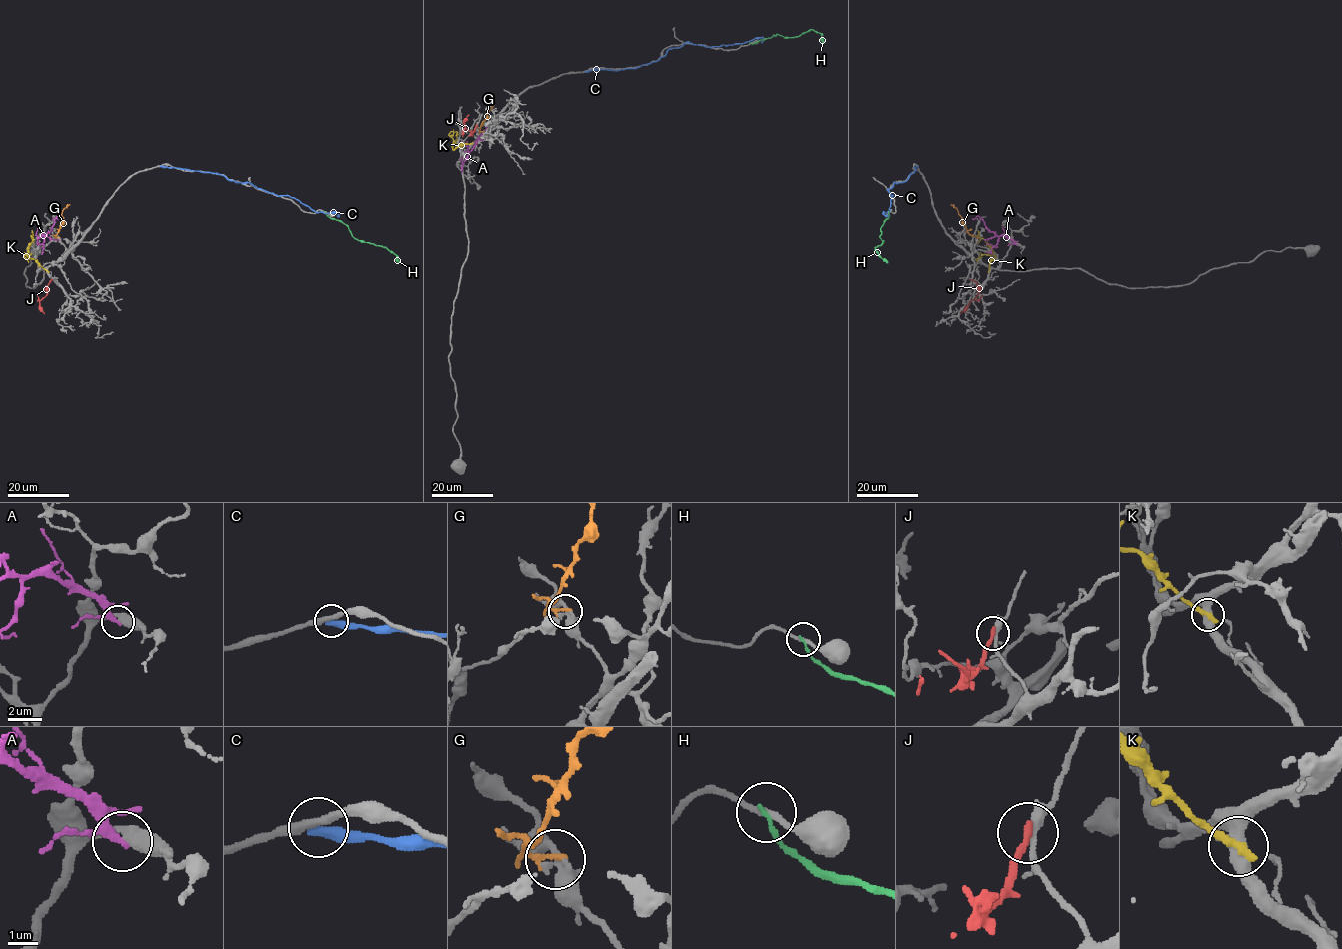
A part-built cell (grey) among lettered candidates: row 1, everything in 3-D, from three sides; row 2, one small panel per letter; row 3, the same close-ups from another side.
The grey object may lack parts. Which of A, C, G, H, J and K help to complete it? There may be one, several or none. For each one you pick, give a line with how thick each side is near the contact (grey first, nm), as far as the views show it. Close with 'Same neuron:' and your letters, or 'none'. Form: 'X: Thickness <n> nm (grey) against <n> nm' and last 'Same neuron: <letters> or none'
Same neuron: none

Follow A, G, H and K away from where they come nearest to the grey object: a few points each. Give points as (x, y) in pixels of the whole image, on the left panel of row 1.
A: (37, 244), (38, 239), (53, 226), (54, 218), (57, 216), (62, 219)
G: (58, 237), (55, 236), (63, 221), (61, 212), (70, 204)
H: (325, 211), (345, 224), (354, 237), (387, 248), (400, 262)
K: (47, 270), (29, 256), (31, 230)

